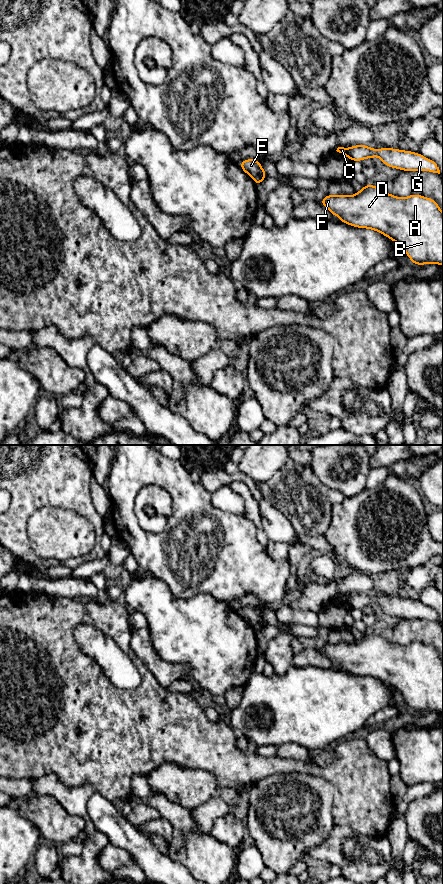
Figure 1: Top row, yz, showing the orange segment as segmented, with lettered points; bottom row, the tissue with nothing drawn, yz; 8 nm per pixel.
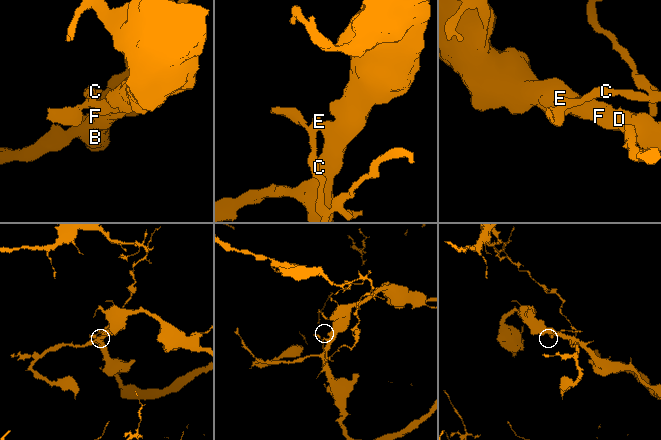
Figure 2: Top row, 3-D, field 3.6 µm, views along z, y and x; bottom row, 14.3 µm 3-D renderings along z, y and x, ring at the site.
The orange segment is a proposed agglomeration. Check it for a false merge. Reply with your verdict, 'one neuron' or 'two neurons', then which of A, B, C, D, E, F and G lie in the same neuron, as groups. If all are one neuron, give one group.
two neurons; A B D F / C E G

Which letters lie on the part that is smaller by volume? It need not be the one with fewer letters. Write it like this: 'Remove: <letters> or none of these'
Remove: C, E, G

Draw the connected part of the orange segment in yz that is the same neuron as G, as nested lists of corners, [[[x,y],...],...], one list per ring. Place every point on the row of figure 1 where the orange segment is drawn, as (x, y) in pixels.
[[[353,145],[351,148],[338,147],[337,152],[351,161],[362,161],[366,158],[380,157],[383,164],[403,171],[430,171],[440,174],[437,163],[420,153],[393,148],[375,150],[367,145]]]

